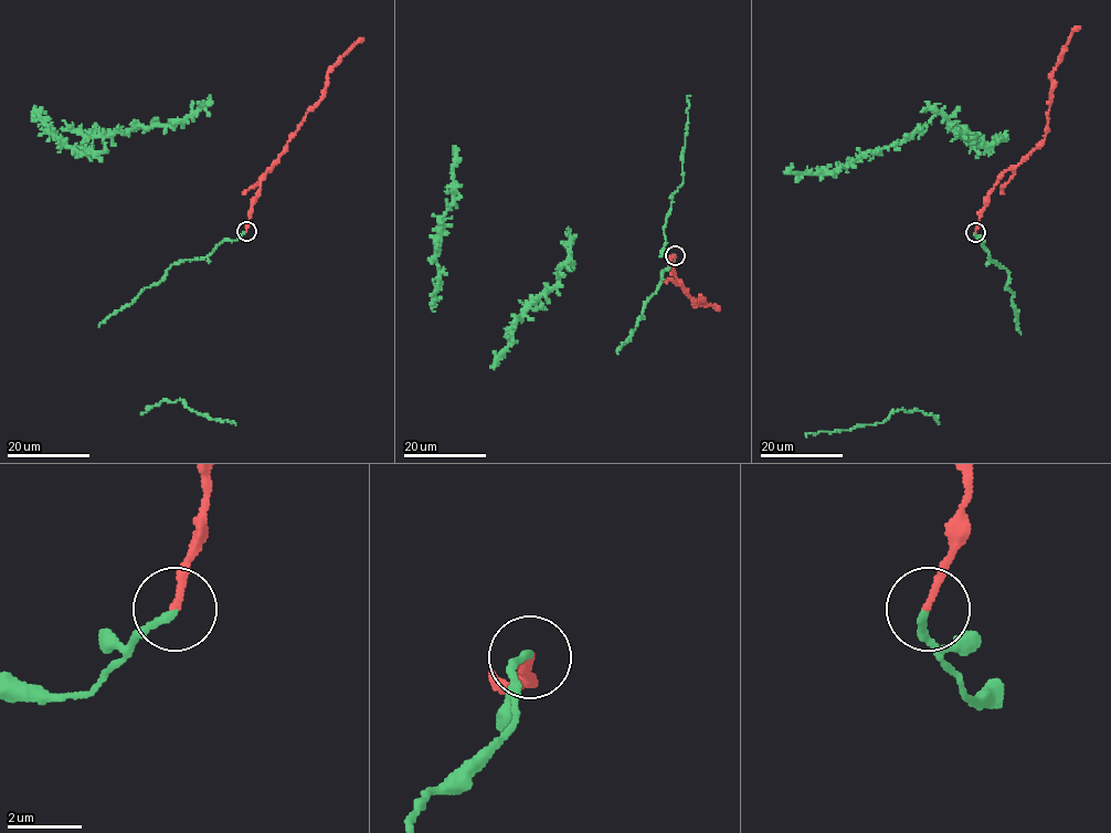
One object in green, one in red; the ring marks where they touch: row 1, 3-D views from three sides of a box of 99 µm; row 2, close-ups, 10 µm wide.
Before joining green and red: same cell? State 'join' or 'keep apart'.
keep apart

